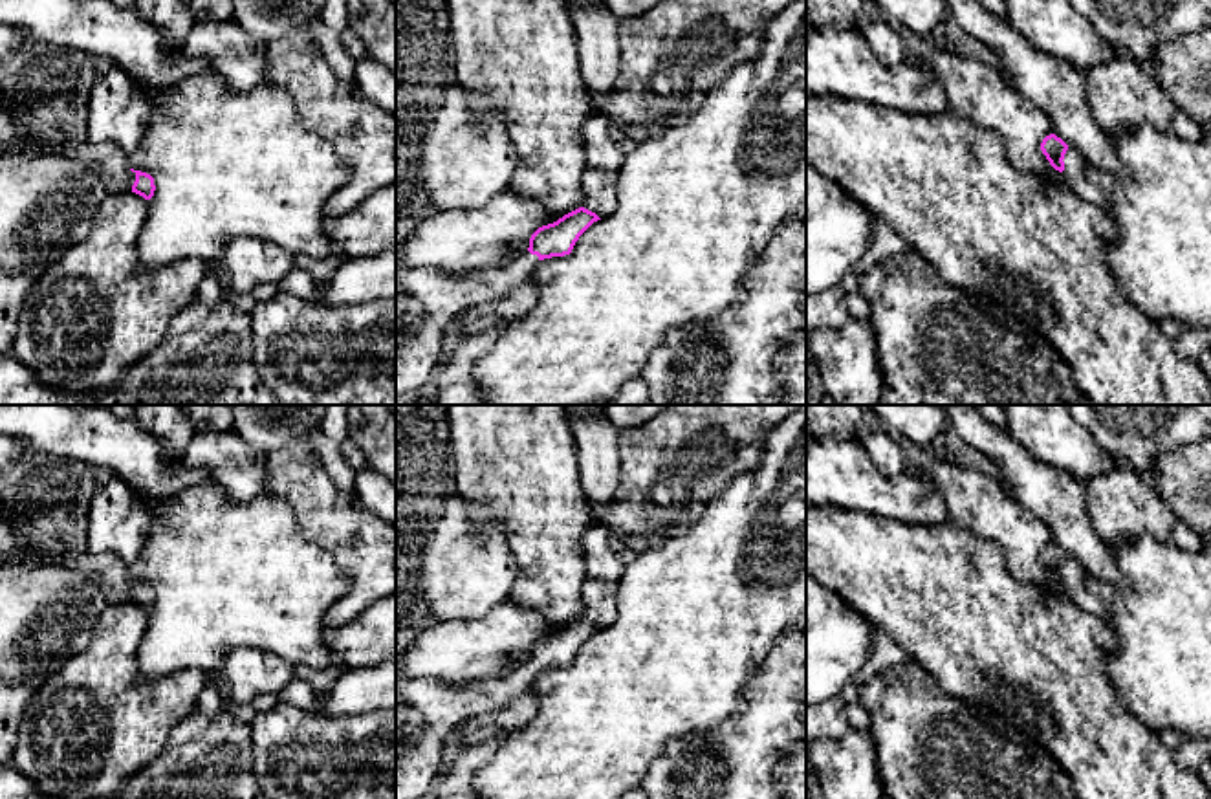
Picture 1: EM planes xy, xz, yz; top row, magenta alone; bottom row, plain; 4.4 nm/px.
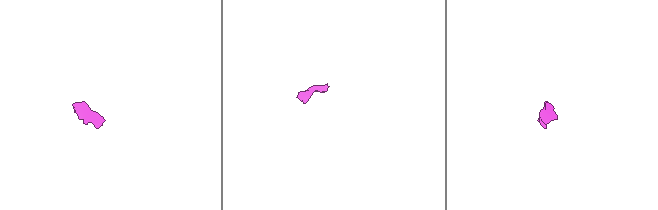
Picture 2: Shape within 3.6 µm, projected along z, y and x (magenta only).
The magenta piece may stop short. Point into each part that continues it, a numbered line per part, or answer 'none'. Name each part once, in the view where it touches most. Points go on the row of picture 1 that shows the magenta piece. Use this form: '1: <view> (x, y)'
1: yz (1074, 176)

